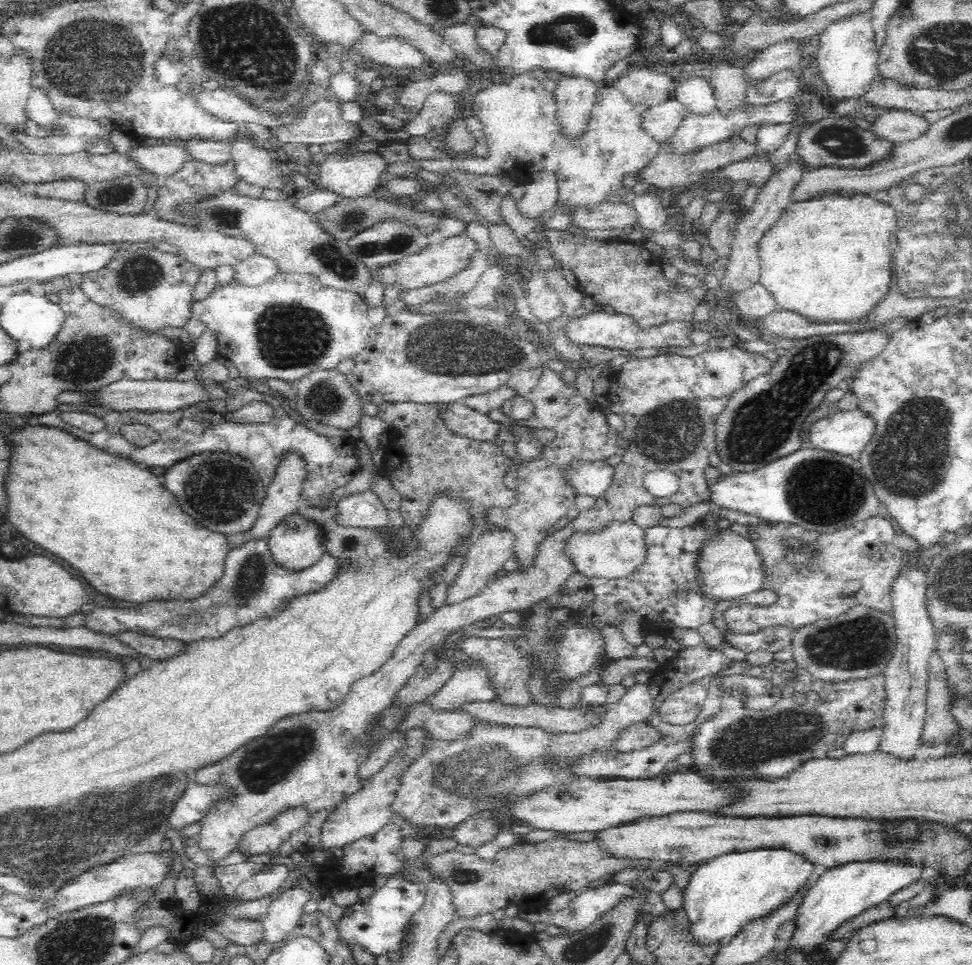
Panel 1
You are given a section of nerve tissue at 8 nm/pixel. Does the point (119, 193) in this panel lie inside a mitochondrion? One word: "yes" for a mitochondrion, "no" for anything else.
yes

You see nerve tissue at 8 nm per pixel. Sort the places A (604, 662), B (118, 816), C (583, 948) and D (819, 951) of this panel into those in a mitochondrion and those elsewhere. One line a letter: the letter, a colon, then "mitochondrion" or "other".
A: other
B: mitochondrion
C: mitochondrion
D: other

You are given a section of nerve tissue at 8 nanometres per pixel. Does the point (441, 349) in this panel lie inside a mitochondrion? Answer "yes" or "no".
yes

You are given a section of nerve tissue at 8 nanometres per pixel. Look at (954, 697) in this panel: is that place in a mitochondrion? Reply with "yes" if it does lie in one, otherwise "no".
no

